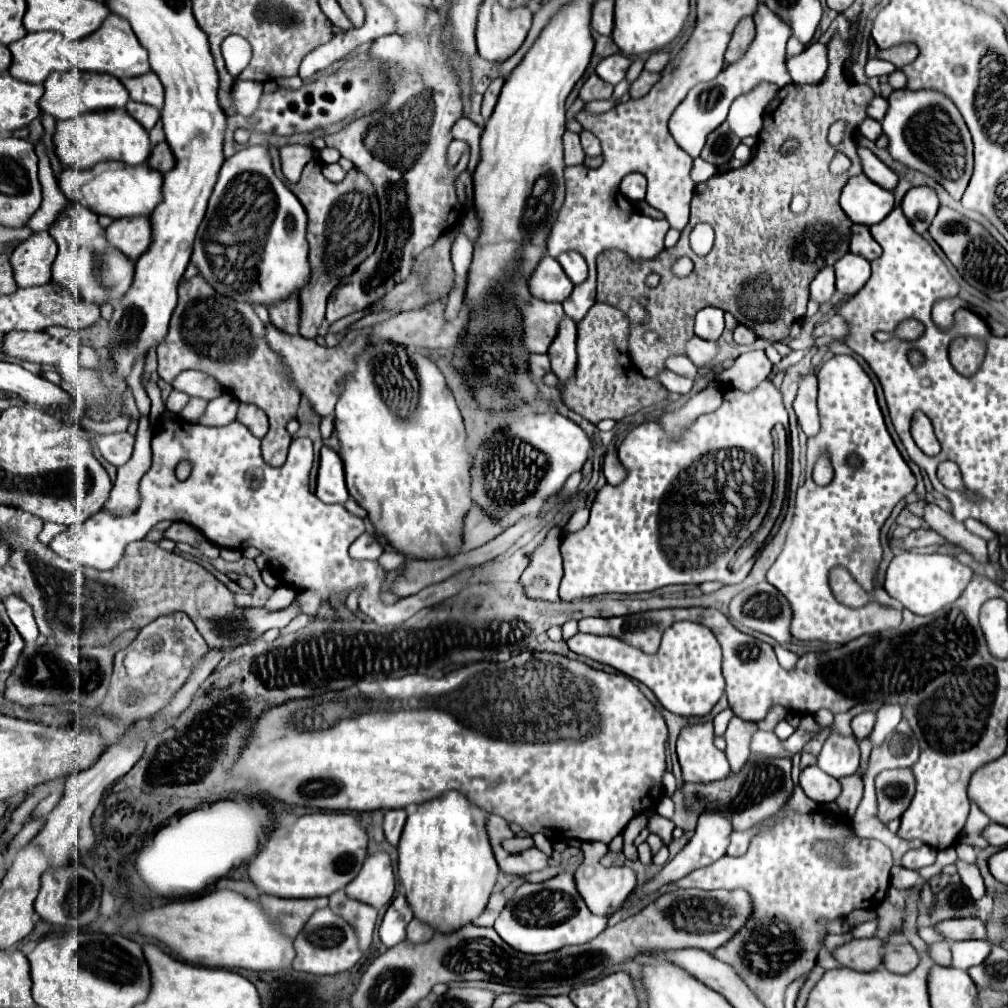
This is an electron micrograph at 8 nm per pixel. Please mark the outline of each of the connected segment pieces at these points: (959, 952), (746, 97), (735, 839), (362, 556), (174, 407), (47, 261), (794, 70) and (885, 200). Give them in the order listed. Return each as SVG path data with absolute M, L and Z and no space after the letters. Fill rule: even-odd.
M968 940L968 942L952 942L952 966L968 970L970 966L982 964L990 952L988 942L984 940Z
M760 82L750 92L738 96L732 102L730 114L728 114L728 124L732 132L738 134L740 138L758 136L758 132L762 130L764 110L772 102L776 92L778 92L776 84Z
M756 826L754 828L750 828L748 832L734 832L732 834L732 842L730 842L730 846L728 846L728 856L740 856L740 854L744 854L746 850L748 850L748 842L750 842L750 838L756 834Z
M362 534L352 542L348 554L354 560L378 560L378 556L382 554L382 546L378 544L378 540L374 536Z
M172 390L172 394L168 396L168 400L166 400L166 408L170 410L170 412L174 412L174 414L178 414L182 408L184 408L184 404L188 402L188 394L184 394L184 392L180 392L180 390Z
M36 232L20 242L10 254L10 266L18 288L44 286L50 282L50 266L56 256L56 242L48 232Z
M820 42L808 44L806 50L800 52L798 56L786 58L786 68L788 68L788 74L794 82L800 82L800 84L820 82L824 78L826 68L828 68L826 46Z
M866 174L848 178L848 184L842 188L840 206L858 224L872 226L884 220L894 208L894 194L880 188Z

